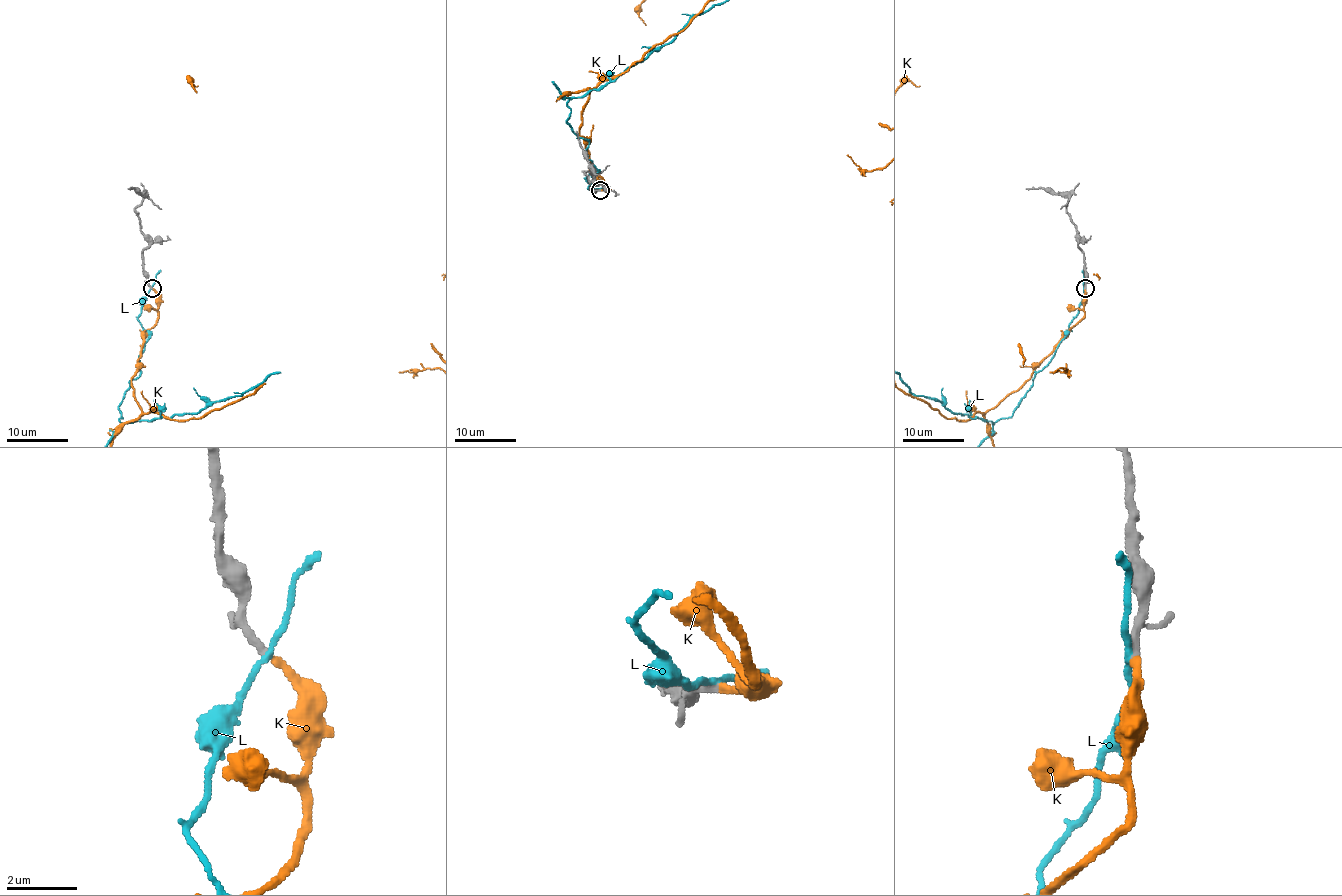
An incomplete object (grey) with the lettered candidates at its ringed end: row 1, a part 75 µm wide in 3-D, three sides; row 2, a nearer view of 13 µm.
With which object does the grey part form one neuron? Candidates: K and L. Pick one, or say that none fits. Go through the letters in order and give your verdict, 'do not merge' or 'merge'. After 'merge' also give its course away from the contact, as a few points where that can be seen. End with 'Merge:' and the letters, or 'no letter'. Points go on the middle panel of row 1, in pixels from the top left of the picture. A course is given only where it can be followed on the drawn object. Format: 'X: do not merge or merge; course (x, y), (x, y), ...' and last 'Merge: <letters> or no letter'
K: merge
L: do not merge
Merge: K

